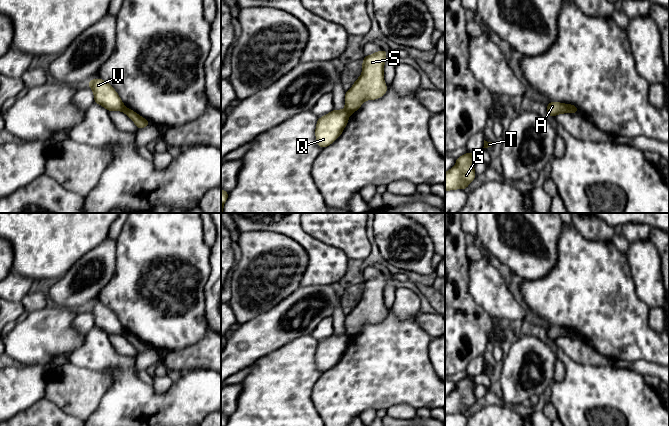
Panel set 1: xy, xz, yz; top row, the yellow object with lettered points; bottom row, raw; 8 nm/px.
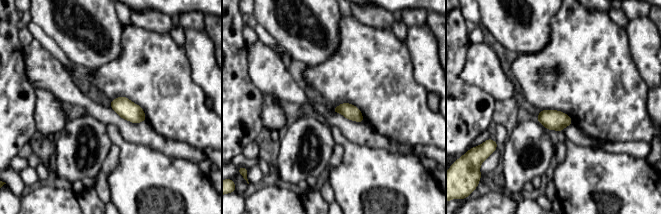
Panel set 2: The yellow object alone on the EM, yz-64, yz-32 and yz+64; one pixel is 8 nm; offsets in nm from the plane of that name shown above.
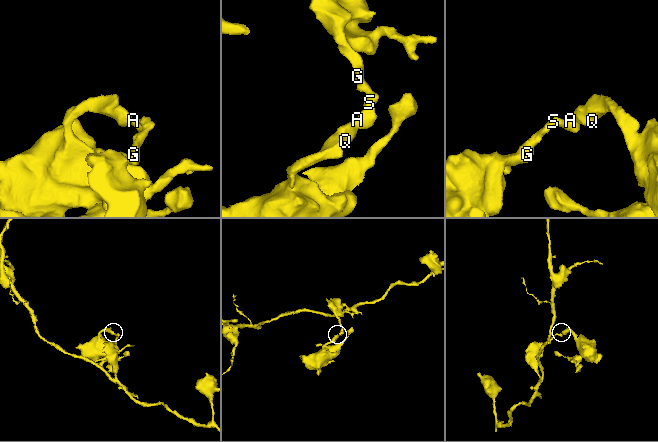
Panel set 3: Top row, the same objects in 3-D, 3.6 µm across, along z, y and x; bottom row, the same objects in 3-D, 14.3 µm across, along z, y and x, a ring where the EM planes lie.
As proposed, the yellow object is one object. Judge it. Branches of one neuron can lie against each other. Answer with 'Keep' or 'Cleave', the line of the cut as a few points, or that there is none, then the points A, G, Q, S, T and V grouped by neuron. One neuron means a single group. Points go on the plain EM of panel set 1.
Cleave. Split along yz (565, 328), (568, 335). Groups: A G S T / Q V

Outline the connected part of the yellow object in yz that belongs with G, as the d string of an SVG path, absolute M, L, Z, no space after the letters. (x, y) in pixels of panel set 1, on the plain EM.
M473 376L456 382L456 389L445 397L445 416L448 414L463 413L476 402L474 395Z

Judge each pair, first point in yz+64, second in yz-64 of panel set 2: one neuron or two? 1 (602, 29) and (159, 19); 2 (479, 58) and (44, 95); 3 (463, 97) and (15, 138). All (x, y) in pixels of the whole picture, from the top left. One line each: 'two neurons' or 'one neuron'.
1: two neurons
2: two neurons
3: one neuron

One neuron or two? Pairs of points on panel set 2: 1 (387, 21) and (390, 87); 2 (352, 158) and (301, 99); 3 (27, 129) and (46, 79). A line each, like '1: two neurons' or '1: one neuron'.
1: two neurons
2: two neurons
3: two neurons

